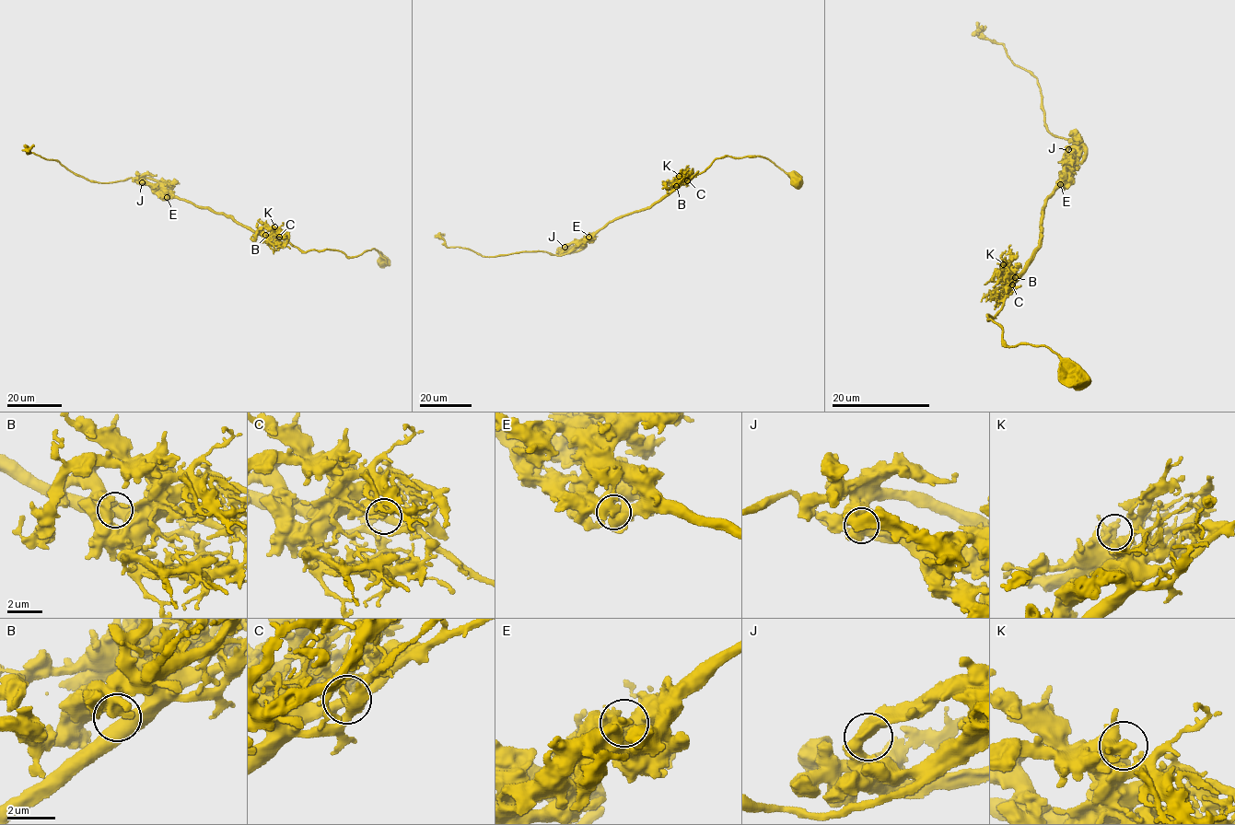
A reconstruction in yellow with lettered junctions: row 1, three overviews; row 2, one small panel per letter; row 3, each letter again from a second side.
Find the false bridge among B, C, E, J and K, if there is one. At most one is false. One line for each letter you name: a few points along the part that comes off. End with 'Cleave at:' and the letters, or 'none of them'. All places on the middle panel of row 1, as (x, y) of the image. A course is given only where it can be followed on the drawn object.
E: foreign part runs (588, 237), (566, 251), (576, 251), (587, 246)
Cleave at: E

